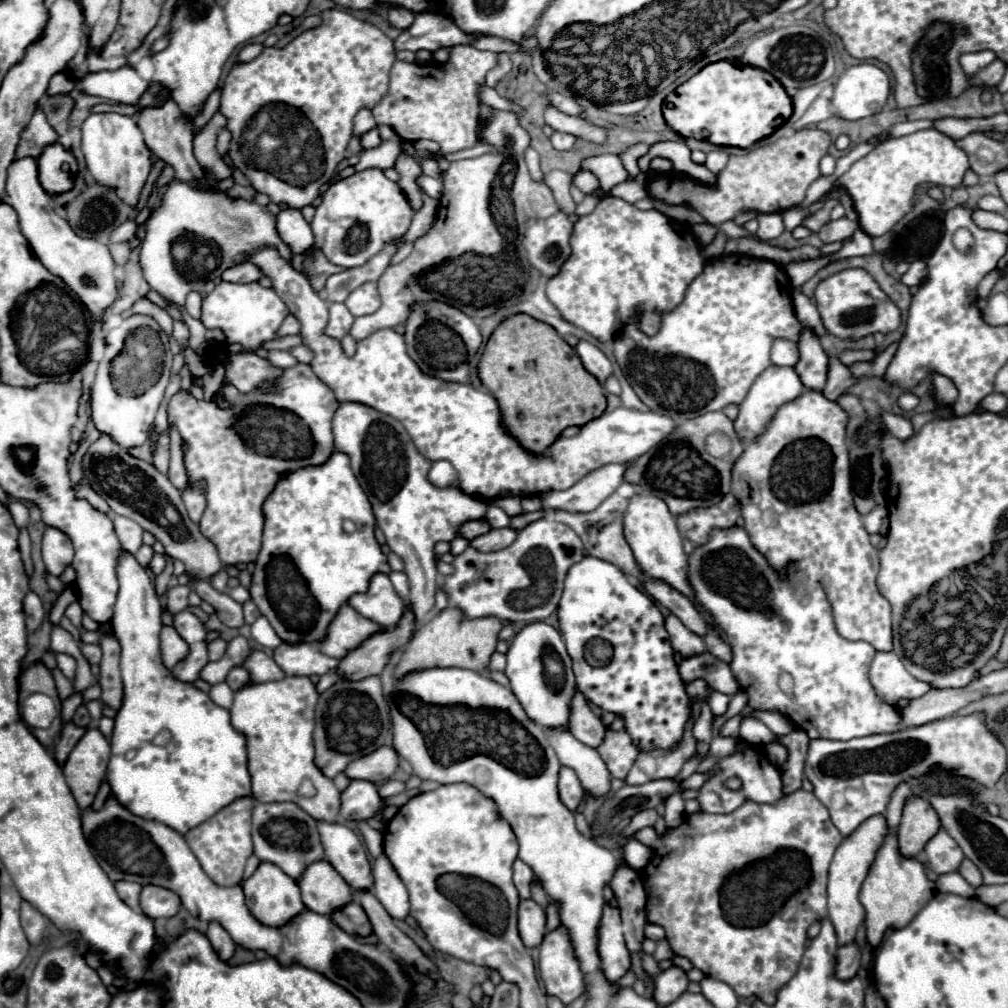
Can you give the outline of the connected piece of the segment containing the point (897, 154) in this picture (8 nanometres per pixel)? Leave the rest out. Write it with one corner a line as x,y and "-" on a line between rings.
931,128
879,144
865,158
857,160
843,176
839,176
835,186
843,188
851,196
853,208
859,216
859,228
863,228
863,232
867,232
871,238
877,238
887,234
913,210
919,186
961,186
967,170
967,154
955,144
953,138

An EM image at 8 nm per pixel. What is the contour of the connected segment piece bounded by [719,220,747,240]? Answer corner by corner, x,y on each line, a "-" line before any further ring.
729,220
729,222
723,222
723,224
719,226
719,230
721,230
721,232
725,232
729,238
735,238
735,240
737,240
737,238
747,236
747,230
743,230
741,226
737,226
737,224
735,224
735,222
731,222
731,220

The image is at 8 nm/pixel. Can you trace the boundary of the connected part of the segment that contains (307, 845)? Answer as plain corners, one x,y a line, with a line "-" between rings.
257,804
253,808
253,848
259,860
279,866
287,876
299,882
299,876
313,862
325,860
323,844
319,840
317,822
307,816
297,804

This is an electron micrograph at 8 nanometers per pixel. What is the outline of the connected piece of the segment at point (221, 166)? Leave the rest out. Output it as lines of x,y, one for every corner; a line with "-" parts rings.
215,112
213,120
207,122
207,126
203,128
203,132
199,132
193,140
193,152
195,158
199,160
199,164
203,168
209,168
217,180
223,180
231,174
231,168
221,160
219,152
217,152
217,130
221,130
227,124
225,116
221,112

